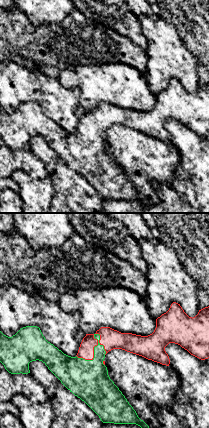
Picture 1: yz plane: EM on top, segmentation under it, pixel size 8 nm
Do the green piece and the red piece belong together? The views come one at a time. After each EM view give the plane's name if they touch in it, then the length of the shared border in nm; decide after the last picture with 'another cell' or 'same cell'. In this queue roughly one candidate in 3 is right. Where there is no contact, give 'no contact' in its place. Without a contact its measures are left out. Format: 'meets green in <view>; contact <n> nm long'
meets green in yz; contact 260 nm long

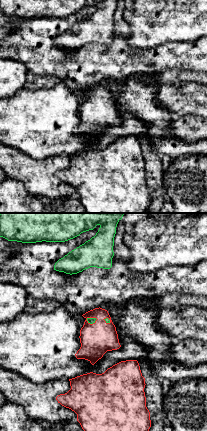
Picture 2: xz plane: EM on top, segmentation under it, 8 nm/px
meets green in xz; contact 100 nm long

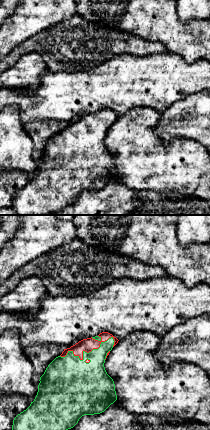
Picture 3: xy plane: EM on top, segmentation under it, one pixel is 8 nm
meets green in xy; contact 460 nm long

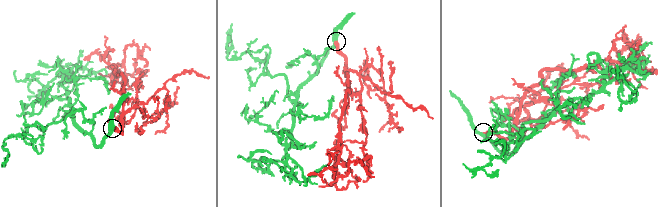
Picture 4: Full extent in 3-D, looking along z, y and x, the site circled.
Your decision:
same cell

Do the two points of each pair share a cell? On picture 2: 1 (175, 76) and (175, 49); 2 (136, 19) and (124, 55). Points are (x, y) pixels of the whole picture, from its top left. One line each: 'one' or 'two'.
1: two
2: two

